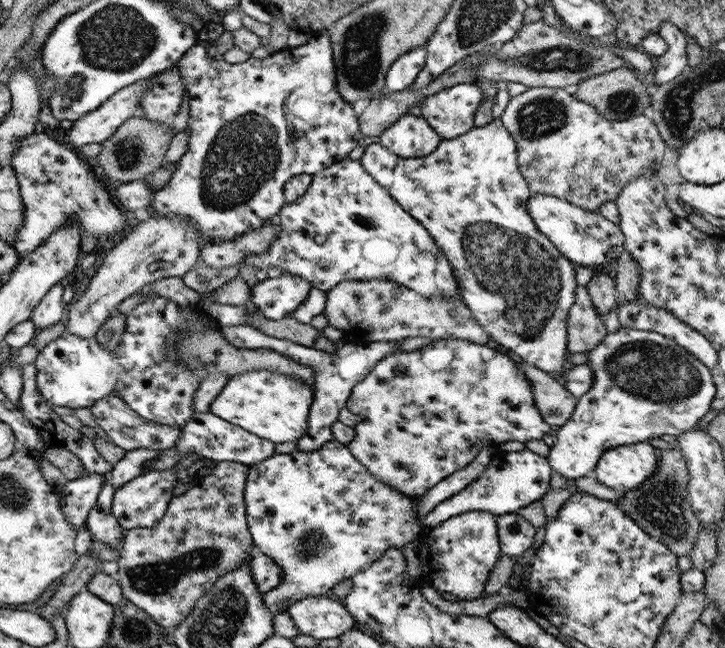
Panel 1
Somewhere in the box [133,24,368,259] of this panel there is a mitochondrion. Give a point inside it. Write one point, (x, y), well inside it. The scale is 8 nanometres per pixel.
(245, 155)

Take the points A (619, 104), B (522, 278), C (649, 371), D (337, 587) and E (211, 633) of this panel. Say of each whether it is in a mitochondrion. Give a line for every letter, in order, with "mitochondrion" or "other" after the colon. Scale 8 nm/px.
A: mitochondrion
B: mitochondrion
C: mitochondrion
D: other
E: mitochondrion

